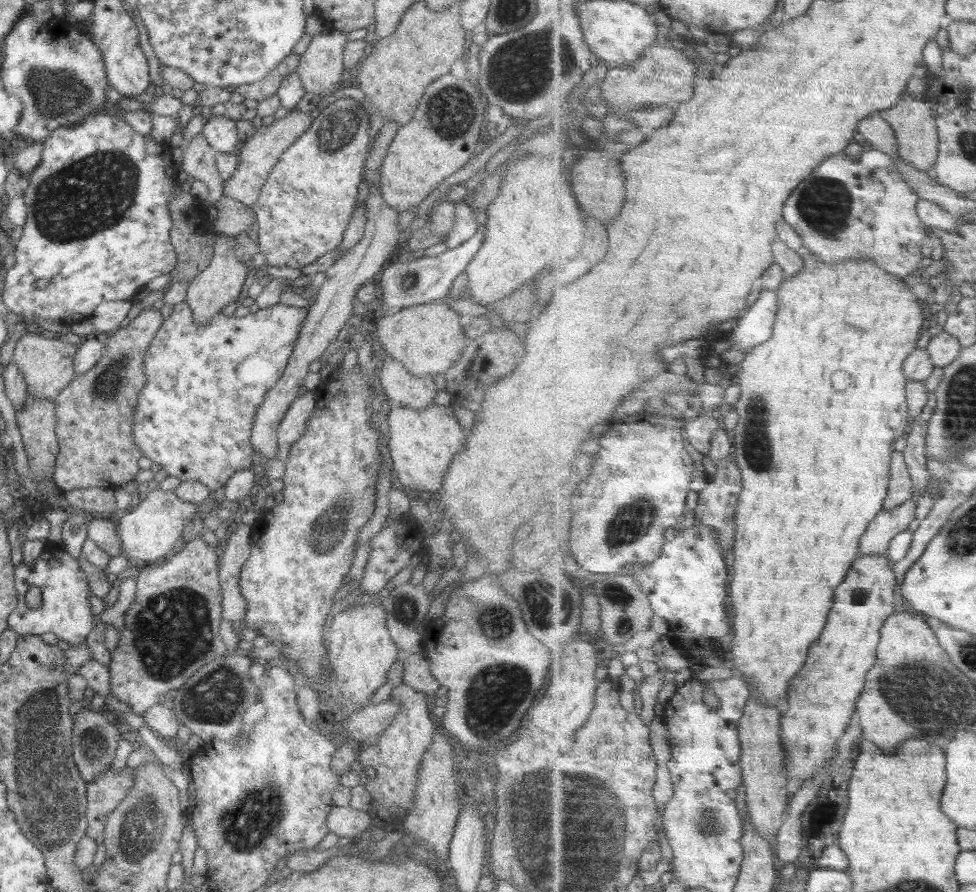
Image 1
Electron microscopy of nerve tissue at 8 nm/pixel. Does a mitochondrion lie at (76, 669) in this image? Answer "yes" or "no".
no

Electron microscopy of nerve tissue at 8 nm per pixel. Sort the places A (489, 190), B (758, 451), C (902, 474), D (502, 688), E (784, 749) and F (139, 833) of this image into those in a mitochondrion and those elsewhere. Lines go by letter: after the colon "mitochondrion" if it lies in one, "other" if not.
A: other
B: mitochondrion
C: other
D: mitochondrion
E: other
F: mitochondrion

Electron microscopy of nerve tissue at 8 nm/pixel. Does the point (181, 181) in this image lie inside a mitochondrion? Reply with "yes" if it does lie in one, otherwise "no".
no

